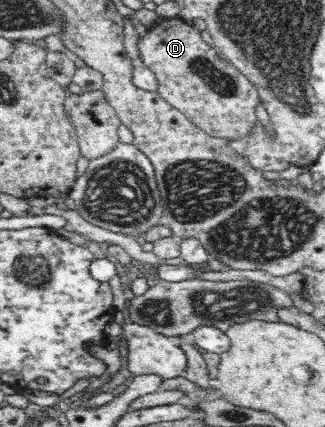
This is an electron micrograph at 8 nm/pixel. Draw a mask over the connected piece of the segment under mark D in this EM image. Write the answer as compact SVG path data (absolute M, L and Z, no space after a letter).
M175 17L162 19L154 27L148 28L147 32L146 36L138 40L138 52L141 64L158 77L158 88L155 92L160 93L173 108L182 112L191 124L200 127L210 136L238 140L254 130L254 126L257 125L256 107L261 104L257 88L234 65L220 59L216 48L204 42L201 32L196 27Z

